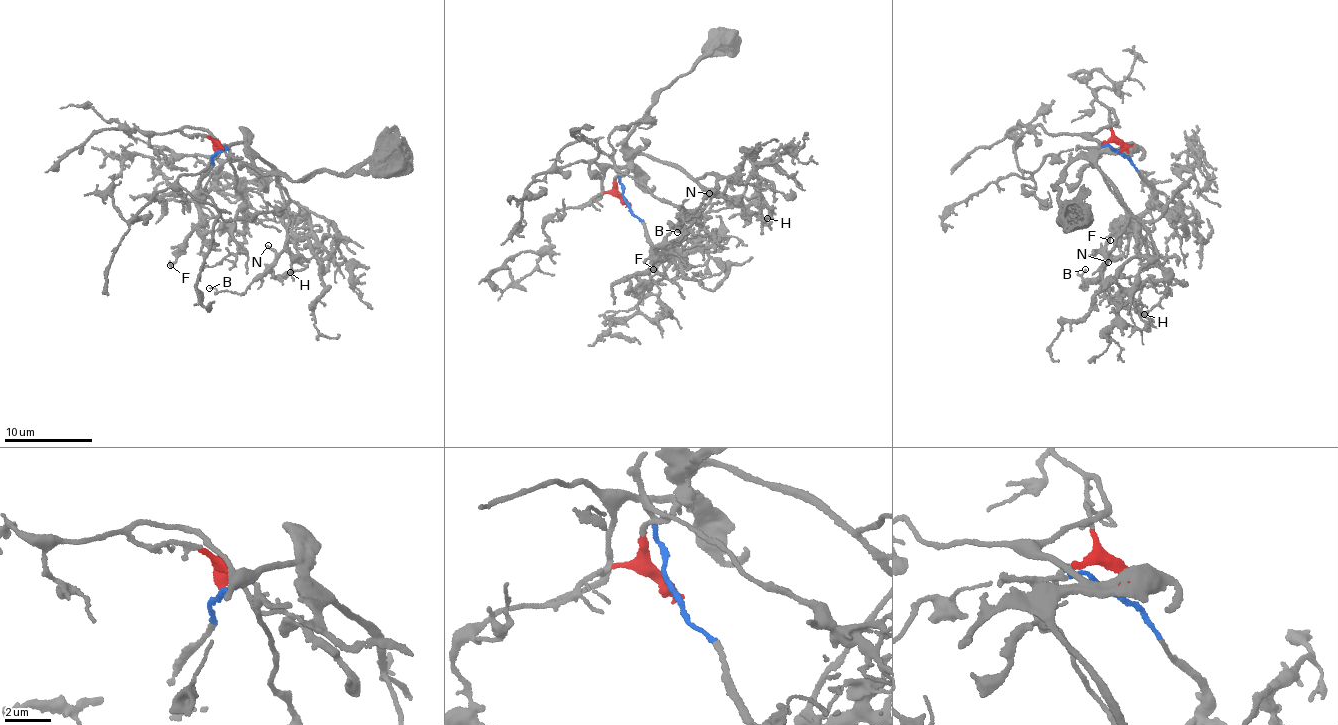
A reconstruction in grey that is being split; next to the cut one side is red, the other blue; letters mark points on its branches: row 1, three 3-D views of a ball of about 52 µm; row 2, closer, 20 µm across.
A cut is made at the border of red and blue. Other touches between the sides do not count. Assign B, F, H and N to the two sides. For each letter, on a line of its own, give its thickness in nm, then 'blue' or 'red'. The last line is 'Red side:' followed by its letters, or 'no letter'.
B: 80 nm | red
F: 200 nm | blue
H: 150 nm | red
N: 140 nm | red
Red side: B, H, N

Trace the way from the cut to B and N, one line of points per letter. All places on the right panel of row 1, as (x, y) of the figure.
B: (1120, 150), (1111, 127), (1092, 132), (1104, 146), (1097, 163), (1129, 210), (1100, 275), (1080, 286), (1085, 269)
N: (1120, 150), (1111, 127), (1092, 132), (1104, 146), (1097, 163), (1129, 210), (1107, 261)

